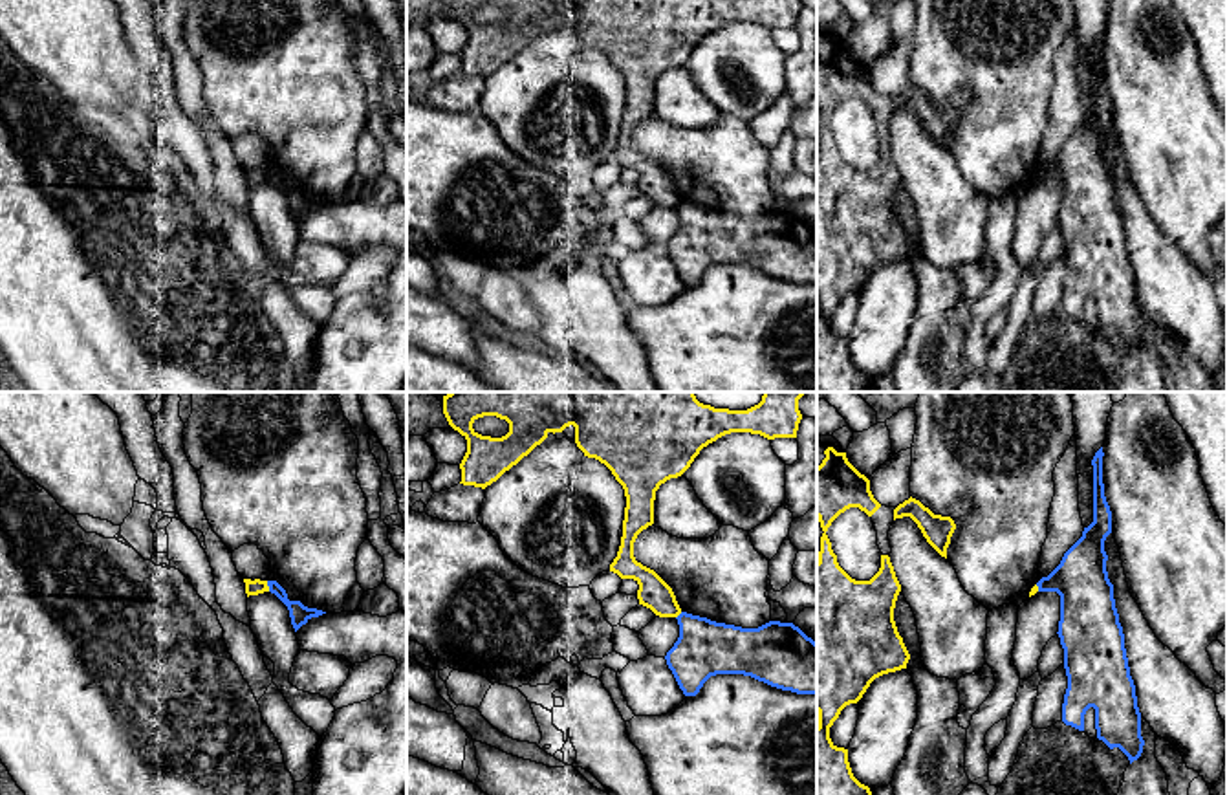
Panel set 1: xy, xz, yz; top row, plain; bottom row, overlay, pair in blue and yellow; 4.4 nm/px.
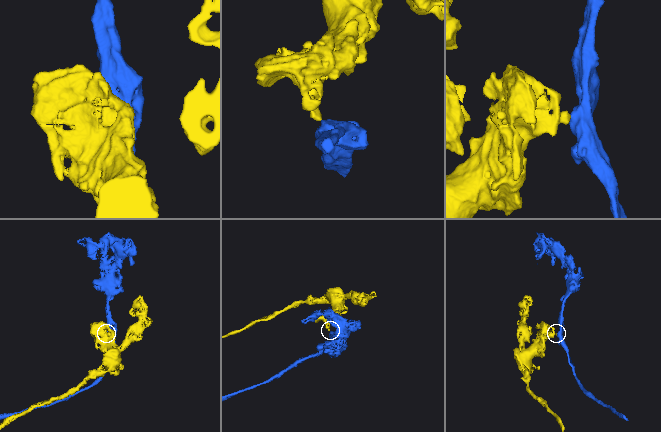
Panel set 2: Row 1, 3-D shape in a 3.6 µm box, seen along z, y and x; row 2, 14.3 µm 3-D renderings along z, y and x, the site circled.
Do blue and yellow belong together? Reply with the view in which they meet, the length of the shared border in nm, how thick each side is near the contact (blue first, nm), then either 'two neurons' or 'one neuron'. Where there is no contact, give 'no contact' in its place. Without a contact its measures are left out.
meets blue in xy; contact 50 nm long; 90 nm thick on the blue side, 70 nm on the other; two neurons

